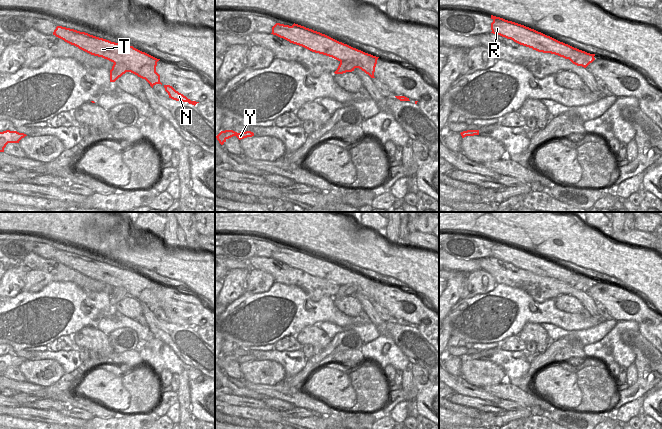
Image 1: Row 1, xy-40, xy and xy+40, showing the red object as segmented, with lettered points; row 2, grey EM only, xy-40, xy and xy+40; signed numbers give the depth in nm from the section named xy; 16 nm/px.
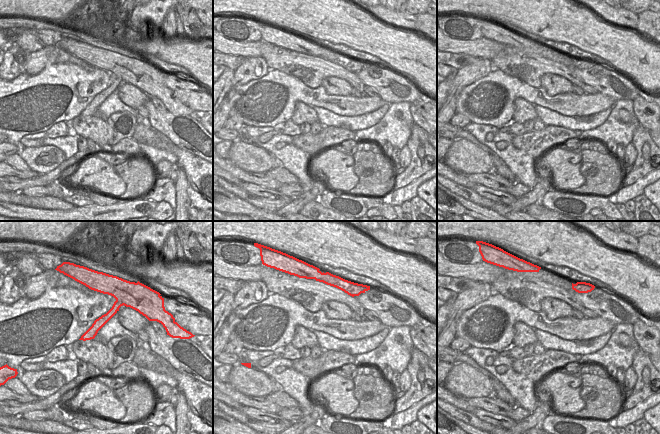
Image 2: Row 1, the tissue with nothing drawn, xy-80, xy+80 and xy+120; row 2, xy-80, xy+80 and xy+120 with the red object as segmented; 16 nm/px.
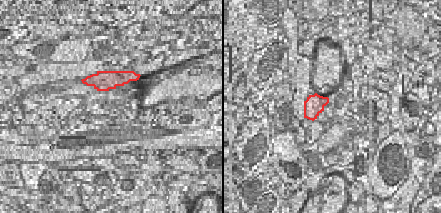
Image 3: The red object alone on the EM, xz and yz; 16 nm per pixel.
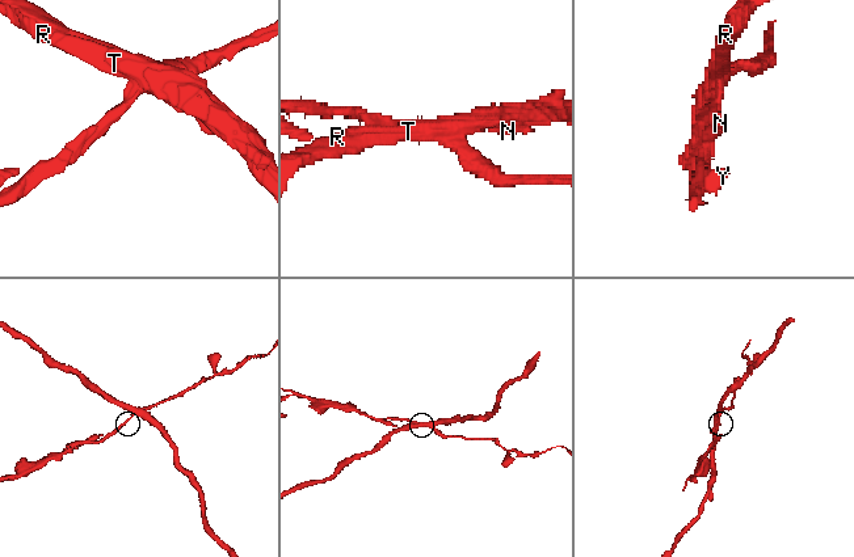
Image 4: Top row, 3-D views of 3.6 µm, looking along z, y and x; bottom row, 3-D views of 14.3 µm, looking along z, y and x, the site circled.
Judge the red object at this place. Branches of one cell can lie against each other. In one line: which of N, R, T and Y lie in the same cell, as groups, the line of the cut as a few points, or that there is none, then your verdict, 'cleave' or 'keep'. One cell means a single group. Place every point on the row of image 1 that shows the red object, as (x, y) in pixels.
groups N R T / Y; cut xy (340, 62), (355, 60), (358, 67); cleave

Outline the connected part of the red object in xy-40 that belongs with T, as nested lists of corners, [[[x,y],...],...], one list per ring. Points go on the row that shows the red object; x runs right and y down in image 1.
[[[57,26],[53,35],[79,49],[113,63],[124,63],[128,72],[145,79],[153,88],[161,84],[160,75],[156,72],[157,59],[133,46],[123,42],[115,43],[109,40],[80,32],[74,29]]]

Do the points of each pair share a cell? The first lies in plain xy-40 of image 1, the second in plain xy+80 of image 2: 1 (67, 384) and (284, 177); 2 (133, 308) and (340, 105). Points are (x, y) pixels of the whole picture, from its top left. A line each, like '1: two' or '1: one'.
1: one
2: two

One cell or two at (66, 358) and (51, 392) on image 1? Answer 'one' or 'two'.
two

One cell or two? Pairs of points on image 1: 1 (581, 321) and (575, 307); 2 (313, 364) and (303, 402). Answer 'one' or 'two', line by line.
1: two
2: one

